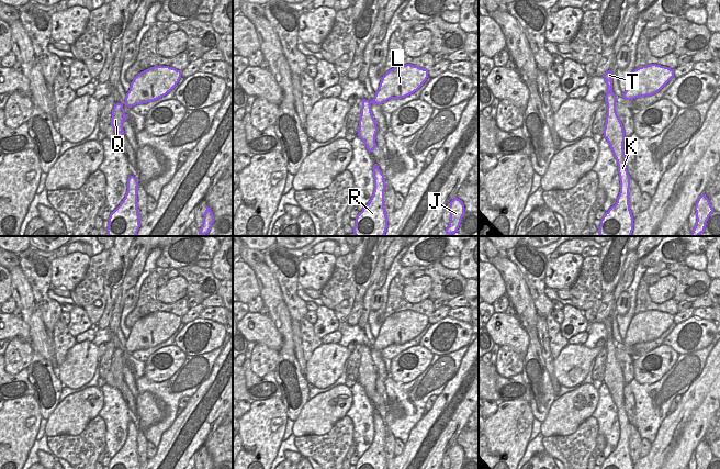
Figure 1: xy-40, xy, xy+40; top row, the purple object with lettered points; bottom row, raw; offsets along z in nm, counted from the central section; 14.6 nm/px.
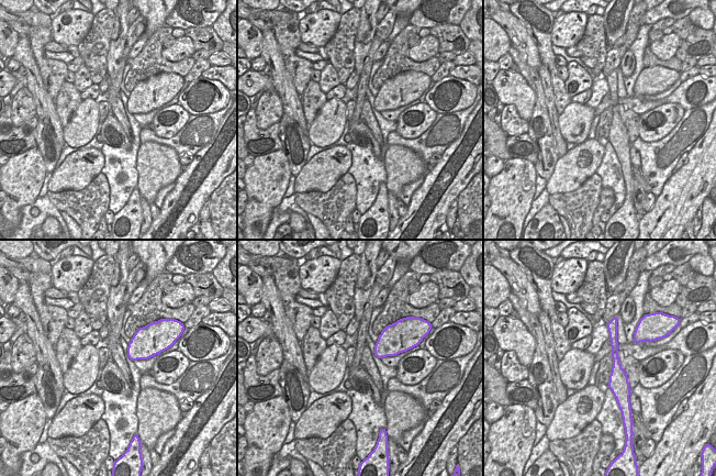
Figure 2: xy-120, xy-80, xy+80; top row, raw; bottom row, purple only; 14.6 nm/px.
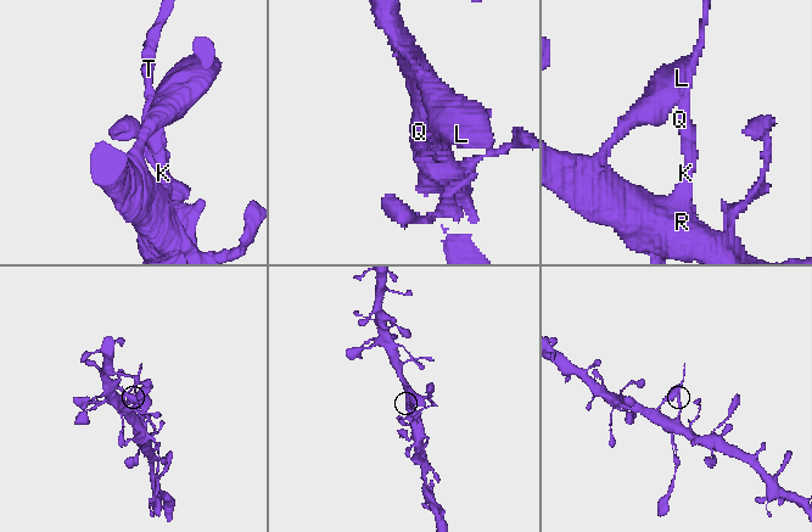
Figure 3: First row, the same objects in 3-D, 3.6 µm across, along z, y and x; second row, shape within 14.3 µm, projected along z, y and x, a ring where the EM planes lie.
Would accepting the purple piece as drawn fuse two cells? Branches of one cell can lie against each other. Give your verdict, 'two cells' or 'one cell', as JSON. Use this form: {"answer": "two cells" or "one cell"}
{"answer": "two cells"}

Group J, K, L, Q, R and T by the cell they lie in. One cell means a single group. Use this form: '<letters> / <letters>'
J L R / K Q T

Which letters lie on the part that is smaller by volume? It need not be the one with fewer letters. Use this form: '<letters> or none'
K, Q, T

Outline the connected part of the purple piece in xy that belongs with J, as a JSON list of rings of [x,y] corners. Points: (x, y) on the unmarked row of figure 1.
[[[454,443],[449,451],[450,468],[449,469],[461,469],[464,461],[464,450],[463,448]]]

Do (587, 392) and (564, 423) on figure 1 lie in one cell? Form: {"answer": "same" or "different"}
{"answer": "same"}

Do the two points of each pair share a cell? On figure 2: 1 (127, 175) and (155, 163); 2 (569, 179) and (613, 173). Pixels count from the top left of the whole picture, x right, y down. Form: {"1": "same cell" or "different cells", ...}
{"1": "different cells", "2": "different cells"}

